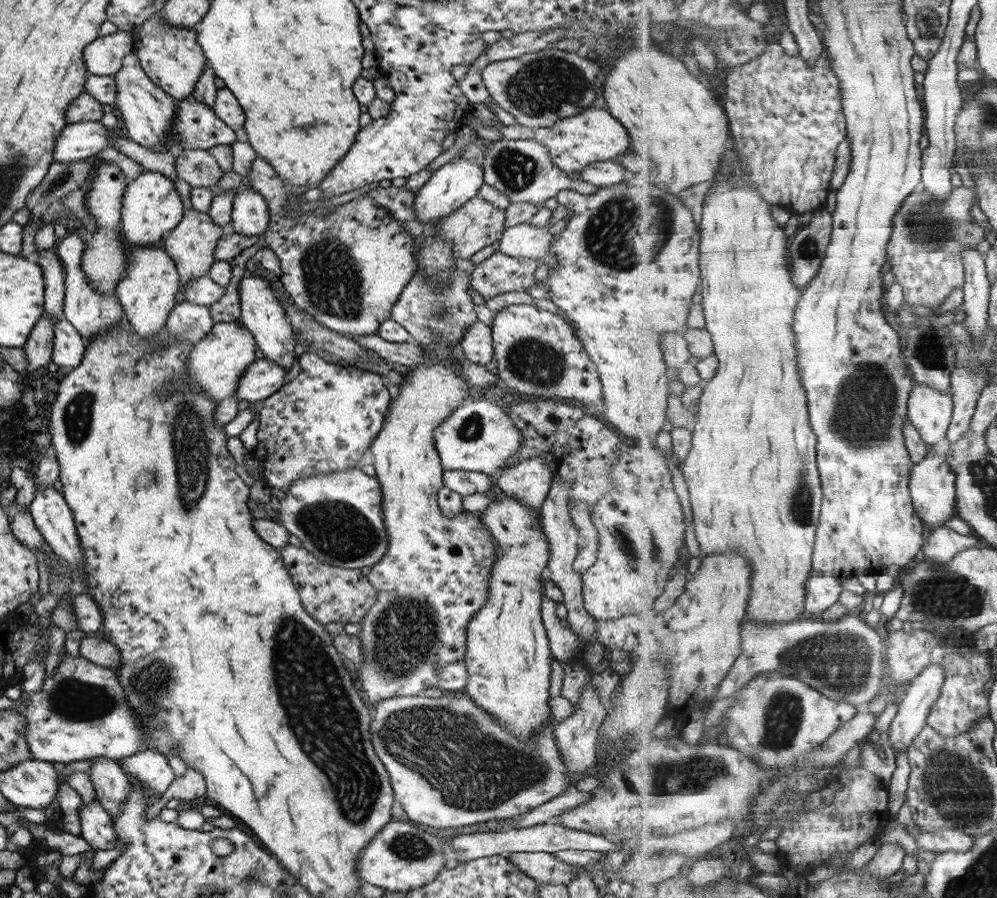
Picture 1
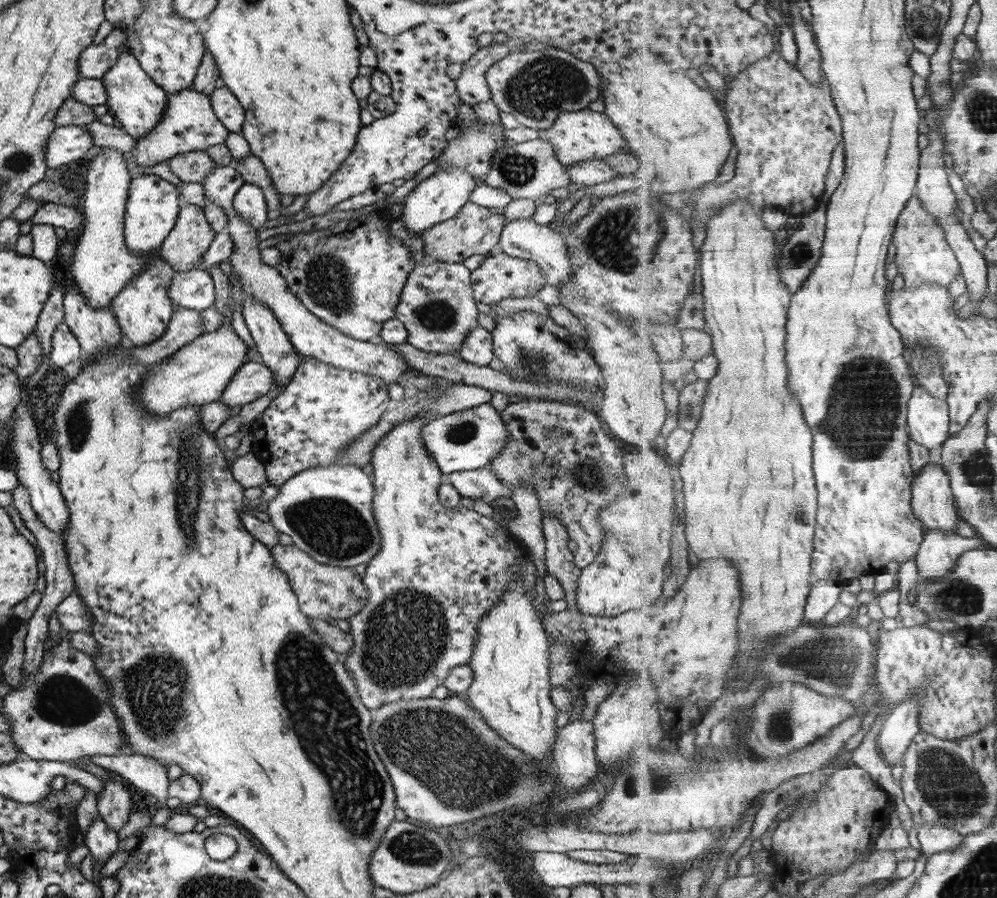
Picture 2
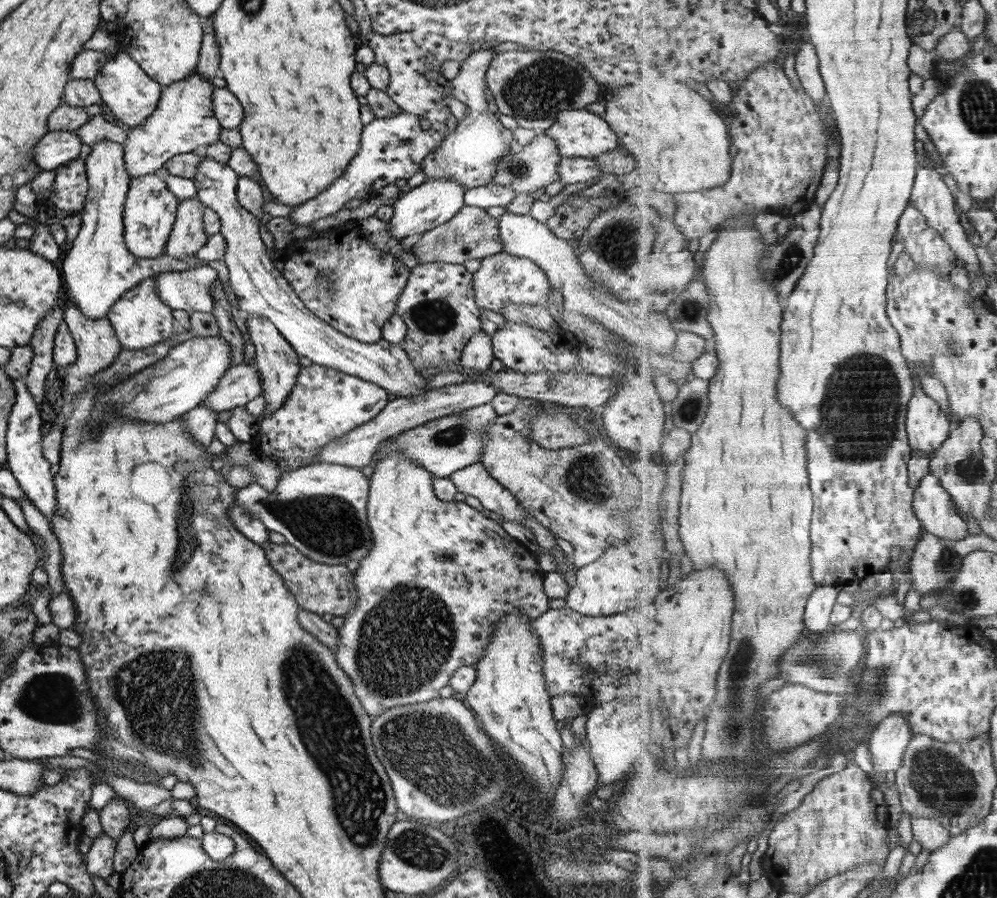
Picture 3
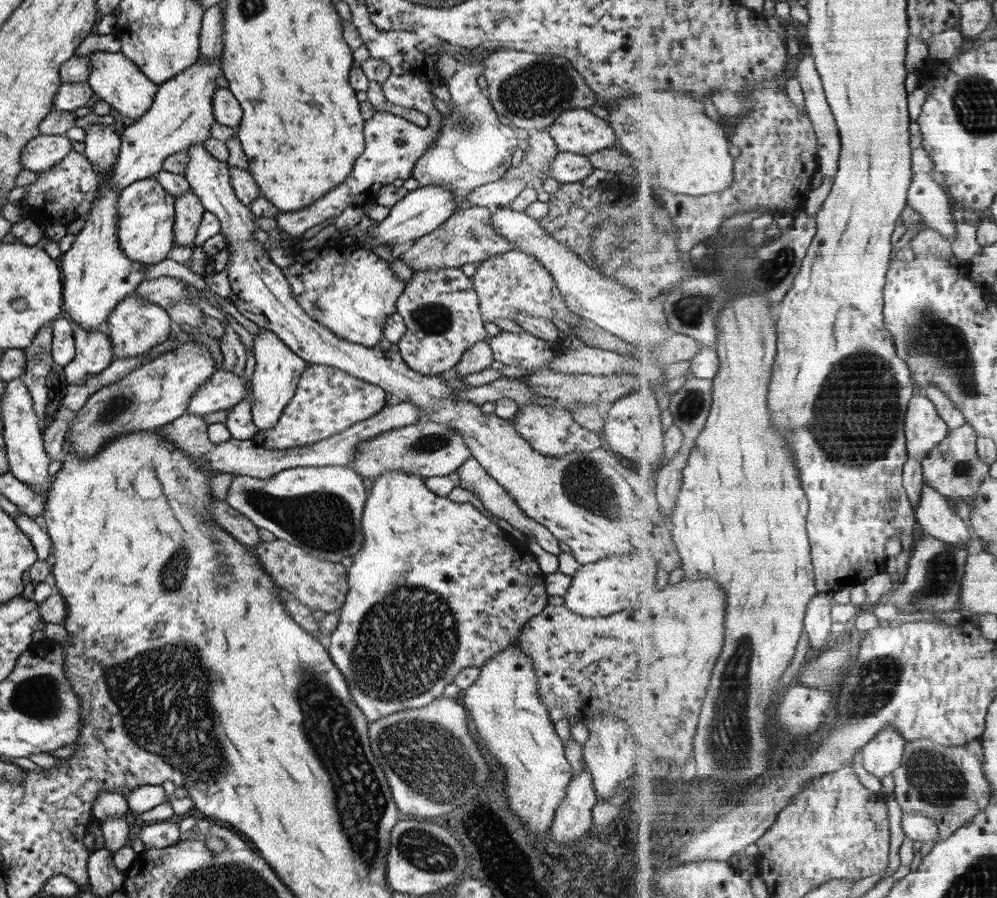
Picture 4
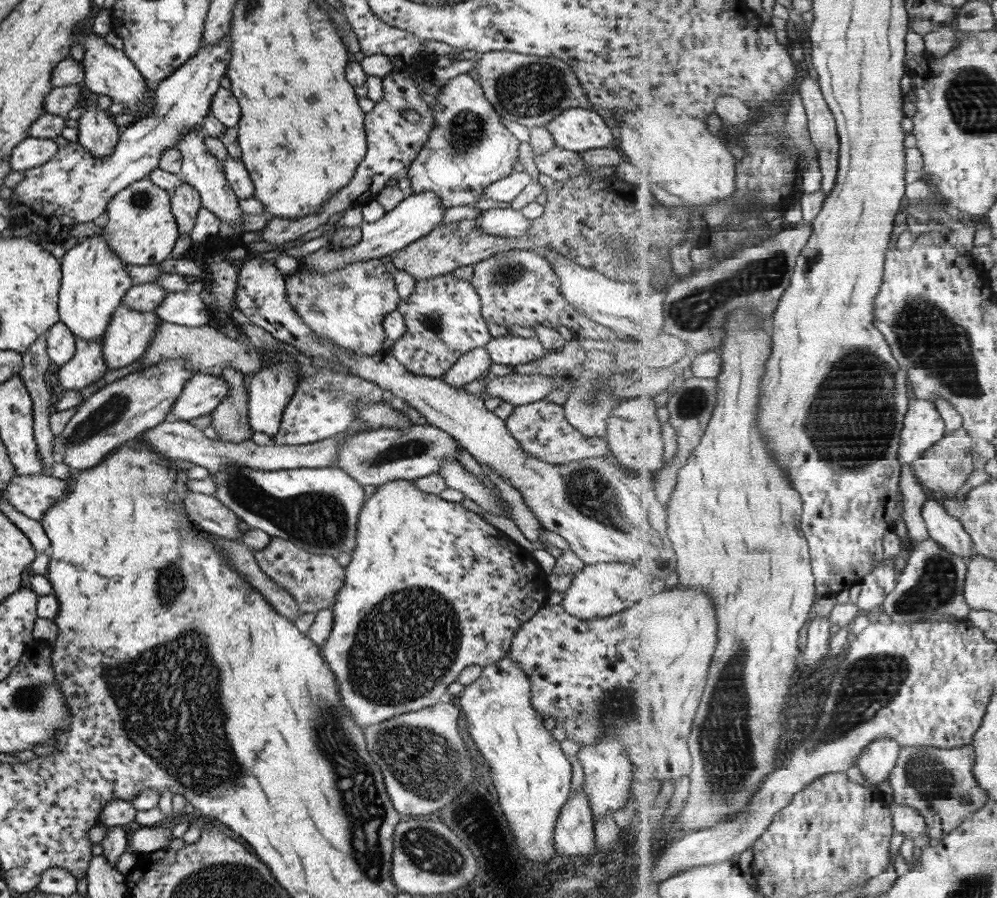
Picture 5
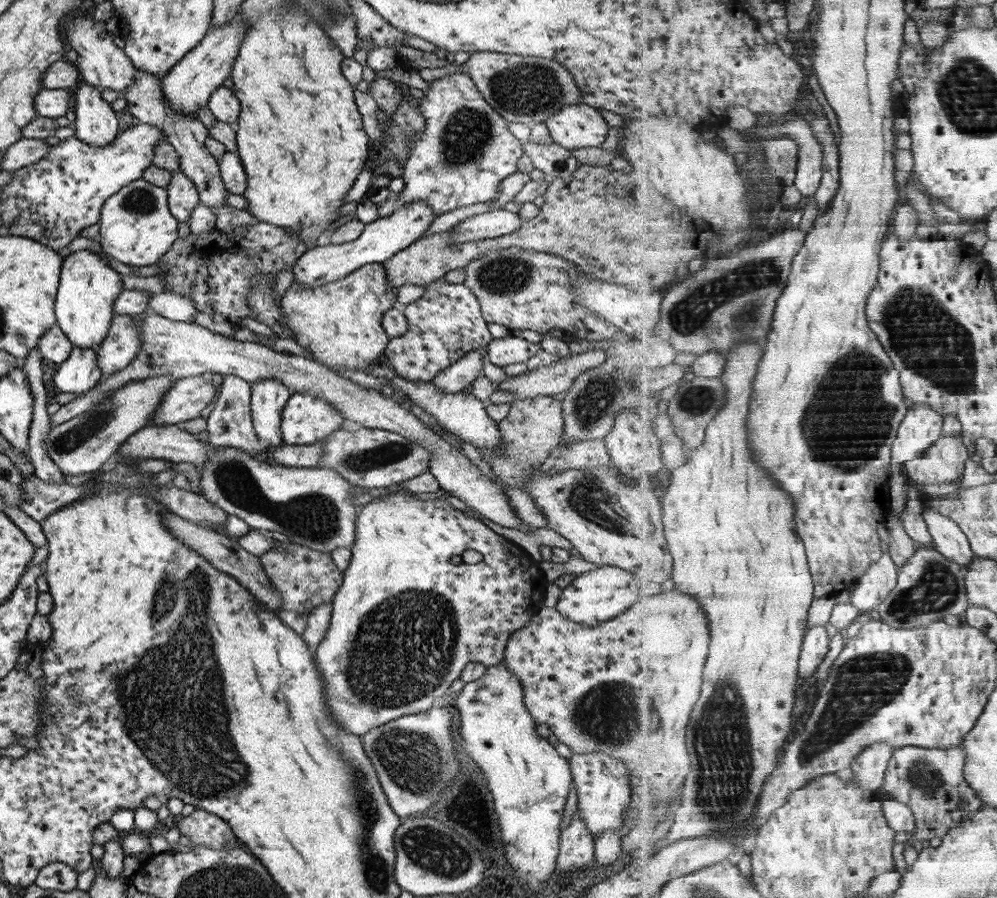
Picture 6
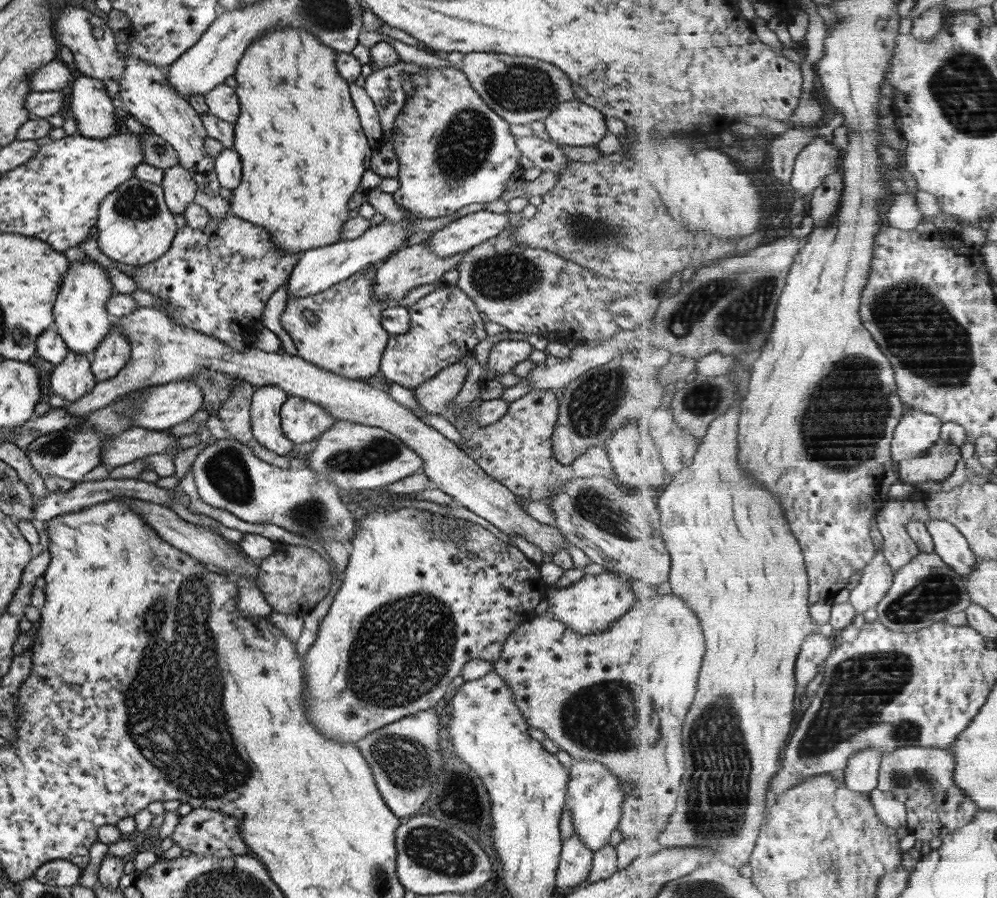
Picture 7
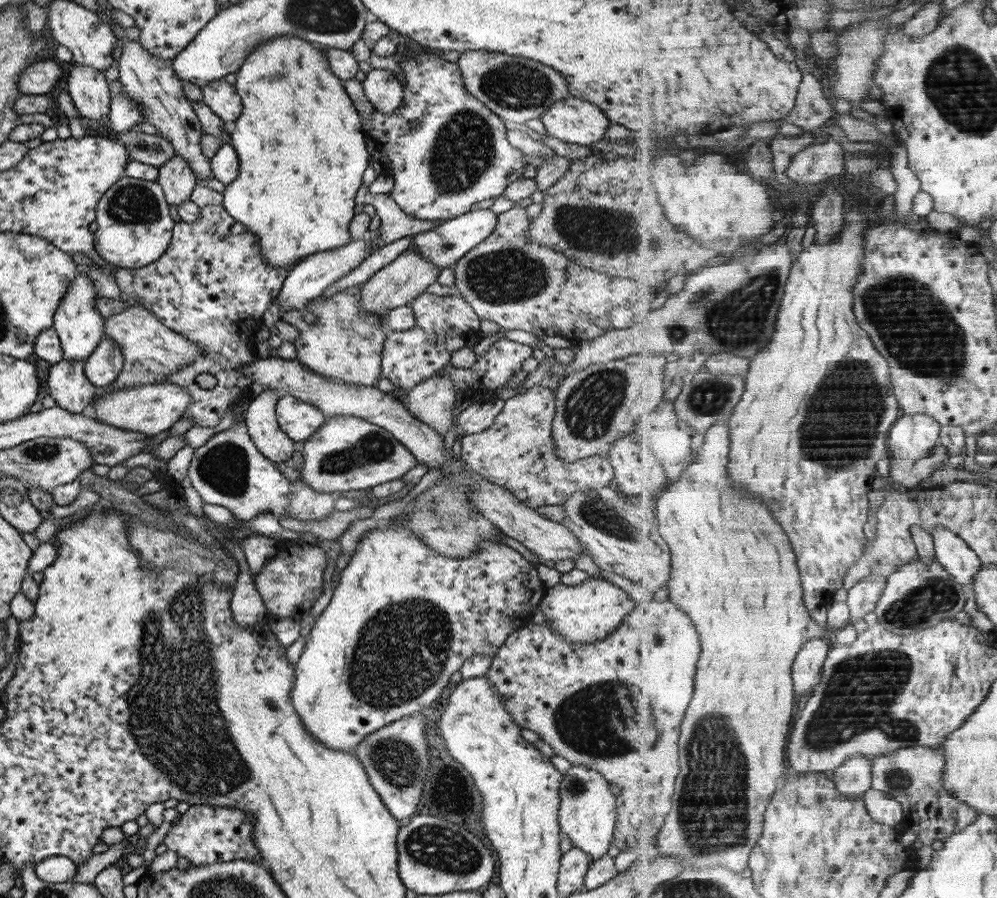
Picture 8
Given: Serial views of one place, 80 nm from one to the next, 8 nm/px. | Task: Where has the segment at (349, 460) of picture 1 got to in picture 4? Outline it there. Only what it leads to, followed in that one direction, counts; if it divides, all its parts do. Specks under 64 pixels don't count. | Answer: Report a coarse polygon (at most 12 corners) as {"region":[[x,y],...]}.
{"region":[[311,365],[267,450],[321,441],[381,410],[385,392]]}

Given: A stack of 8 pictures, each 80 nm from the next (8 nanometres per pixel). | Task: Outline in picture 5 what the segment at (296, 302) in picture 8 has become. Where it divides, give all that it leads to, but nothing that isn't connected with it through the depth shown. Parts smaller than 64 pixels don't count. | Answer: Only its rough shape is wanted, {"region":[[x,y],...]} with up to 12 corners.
{"region":[[433,191],[411,193],[361,238],[299,260],[328,273],[387,257],[425,236],[445,212]]}

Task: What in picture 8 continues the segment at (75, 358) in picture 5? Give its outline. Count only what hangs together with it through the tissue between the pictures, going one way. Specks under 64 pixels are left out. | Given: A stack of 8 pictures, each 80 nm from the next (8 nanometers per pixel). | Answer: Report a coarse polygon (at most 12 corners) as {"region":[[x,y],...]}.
{"region":[[83,361],[51,365],[48,396],[68,413],[80,413],[98,390]]}

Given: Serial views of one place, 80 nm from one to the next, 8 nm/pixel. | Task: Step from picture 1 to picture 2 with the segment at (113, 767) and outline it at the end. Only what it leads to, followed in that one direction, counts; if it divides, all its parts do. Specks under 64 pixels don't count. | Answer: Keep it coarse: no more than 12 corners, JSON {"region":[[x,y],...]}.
{"region":[[122,776],[102,781],[96,809],[103,822],[117,832],[131,812]]}

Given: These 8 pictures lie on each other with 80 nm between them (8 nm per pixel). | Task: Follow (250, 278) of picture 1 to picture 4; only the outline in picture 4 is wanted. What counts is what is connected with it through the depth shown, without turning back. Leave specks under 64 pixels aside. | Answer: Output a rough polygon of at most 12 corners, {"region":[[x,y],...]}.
{"region":[[265,327],[251,350],[250,411],[273,428],[307,364]]}

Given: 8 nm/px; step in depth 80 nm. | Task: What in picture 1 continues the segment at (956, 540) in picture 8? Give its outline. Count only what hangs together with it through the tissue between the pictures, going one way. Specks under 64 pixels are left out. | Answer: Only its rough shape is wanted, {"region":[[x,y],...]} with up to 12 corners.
{"region":[[929,451],[910,474],[912,500],[931,529],[956,517],[957,479]]}

